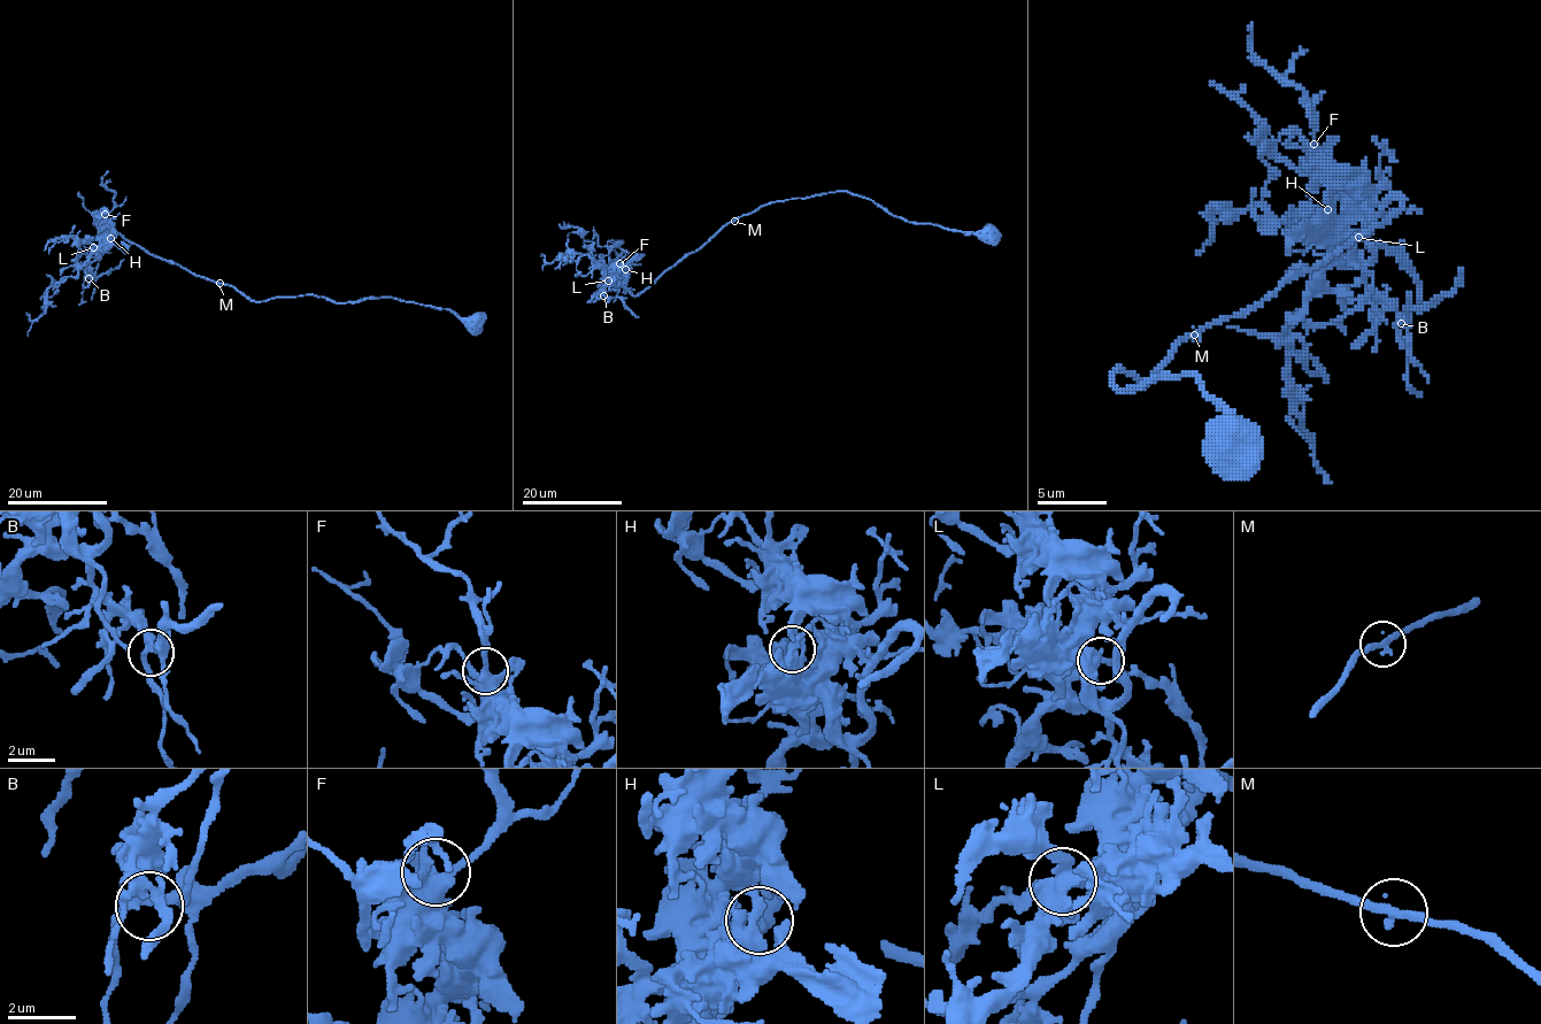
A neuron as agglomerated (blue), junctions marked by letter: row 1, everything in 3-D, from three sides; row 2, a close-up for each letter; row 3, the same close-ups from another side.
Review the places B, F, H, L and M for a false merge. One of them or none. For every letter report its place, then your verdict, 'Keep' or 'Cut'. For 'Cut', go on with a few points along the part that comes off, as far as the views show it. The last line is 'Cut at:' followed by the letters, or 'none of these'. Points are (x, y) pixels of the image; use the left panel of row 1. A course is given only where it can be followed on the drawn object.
B: Place: (89, 278). Keep
F: Place: (105, 214). Keep
H: Place: (110, 238). Keep
L: Place: (93, 247). Keep
M: Place: (220, 283). Keep
Cut at: none of these

